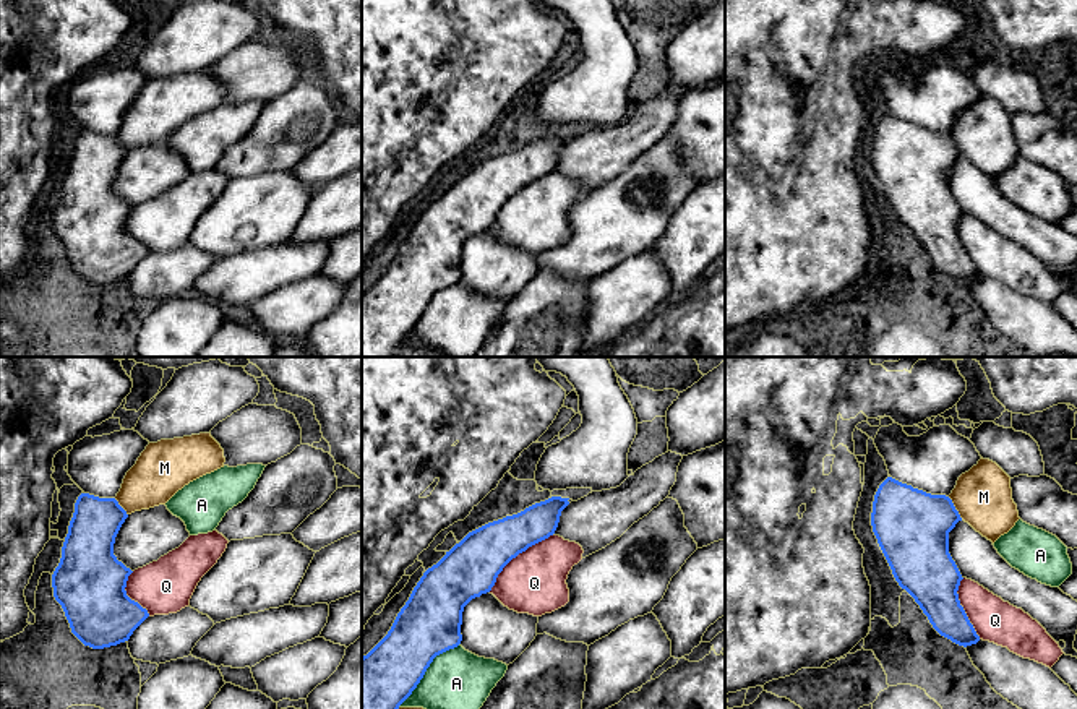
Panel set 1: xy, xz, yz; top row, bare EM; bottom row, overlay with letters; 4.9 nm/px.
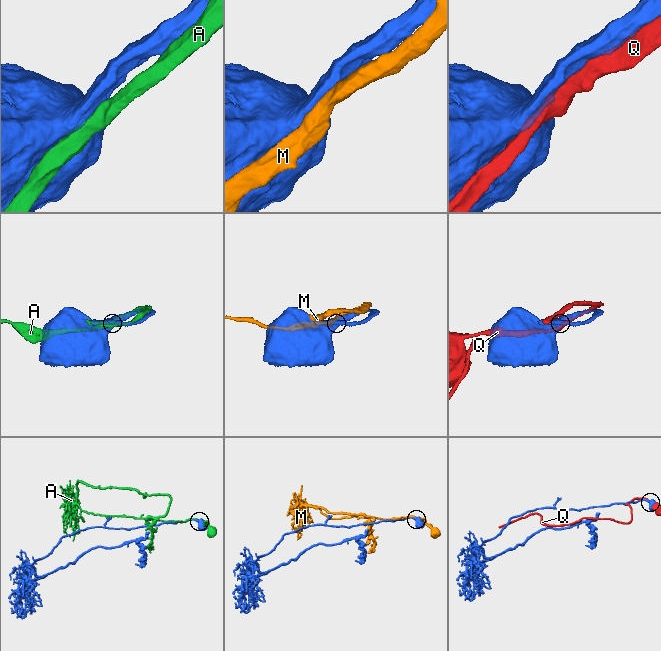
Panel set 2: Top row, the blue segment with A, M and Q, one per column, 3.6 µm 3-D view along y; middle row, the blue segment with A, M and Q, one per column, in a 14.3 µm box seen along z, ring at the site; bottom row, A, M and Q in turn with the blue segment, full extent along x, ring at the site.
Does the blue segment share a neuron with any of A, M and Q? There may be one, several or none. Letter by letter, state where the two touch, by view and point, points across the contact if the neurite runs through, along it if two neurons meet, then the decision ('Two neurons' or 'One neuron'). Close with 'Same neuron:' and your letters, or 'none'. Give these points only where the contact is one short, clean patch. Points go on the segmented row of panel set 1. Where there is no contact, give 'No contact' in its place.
A: Touches blue at xz (425, 670). Two neurons
M: Touches blue at yz (954, 508). Two neurons
Q: Touches blue at xz (516, 555). Two neurons
Same neuron: none

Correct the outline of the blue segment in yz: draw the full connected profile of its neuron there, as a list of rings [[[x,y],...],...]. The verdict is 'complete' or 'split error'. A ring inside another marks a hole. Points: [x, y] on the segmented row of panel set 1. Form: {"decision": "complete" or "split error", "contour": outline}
{"decision": "complete", "contour": [[[887,477],[874,495],[871,526],[895,581],[915,599],[933,628],[941,636],[967,647],[976,644],[980,636],[970,623],[963,607],[960,605],[957,591],[963,578],[949,553],[949,532],[959,521],[962,521],[962,518],[949,496],[926,493],[892,477]]]}

